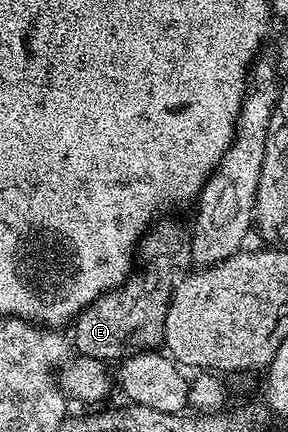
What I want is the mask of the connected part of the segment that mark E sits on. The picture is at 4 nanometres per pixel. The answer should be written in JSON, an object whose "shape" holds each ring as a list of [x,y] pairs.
{"shape":[[[155,220],[142,235],[136,250],[136,268],[122,285],[117,285],[73,318],[73,348],[83,357],[105,363],[119,362],[131,353],[154,351],[163,344],[166,307],[174,287],[191,268],[190,233],[178,221]]]}

